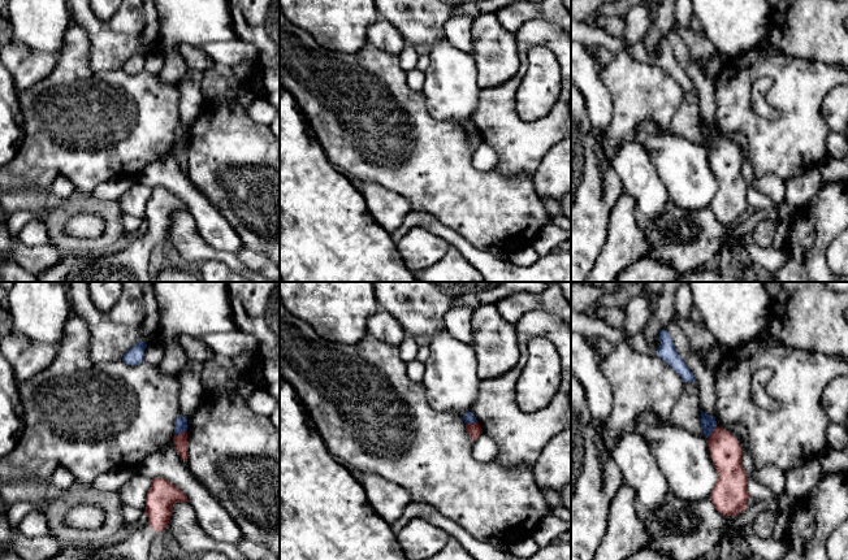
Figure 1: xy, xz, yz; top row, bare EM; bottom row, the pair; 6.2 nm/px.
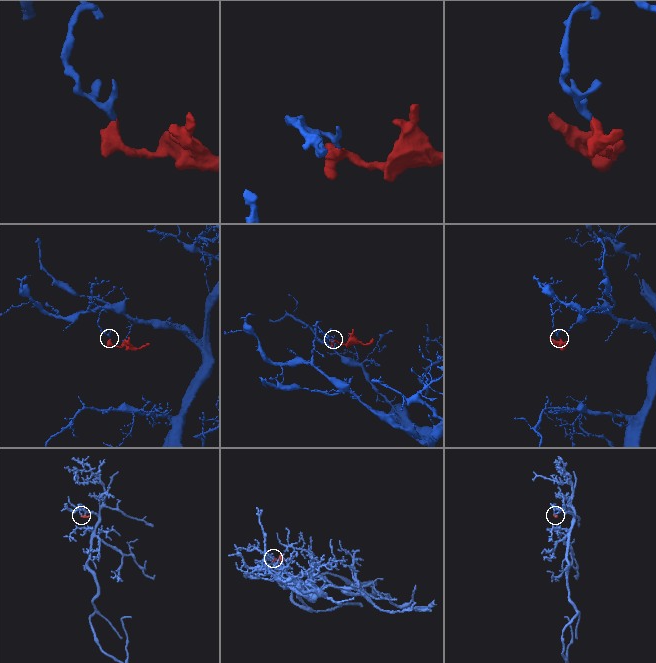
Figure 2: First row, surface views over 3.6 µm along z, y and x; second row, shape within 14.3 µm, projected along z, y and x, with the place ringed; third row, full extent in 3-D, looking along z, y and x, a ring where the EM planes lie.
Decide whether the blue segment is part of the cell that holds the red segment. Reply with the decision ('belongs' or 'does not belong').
does not belong

